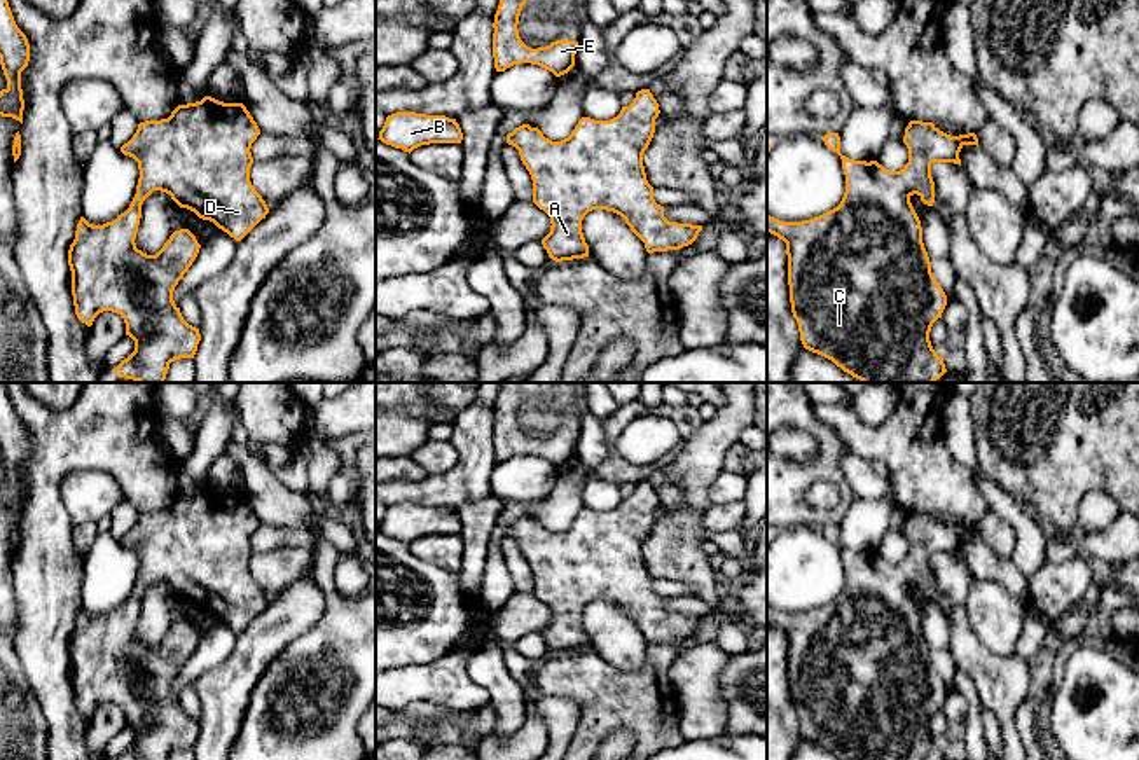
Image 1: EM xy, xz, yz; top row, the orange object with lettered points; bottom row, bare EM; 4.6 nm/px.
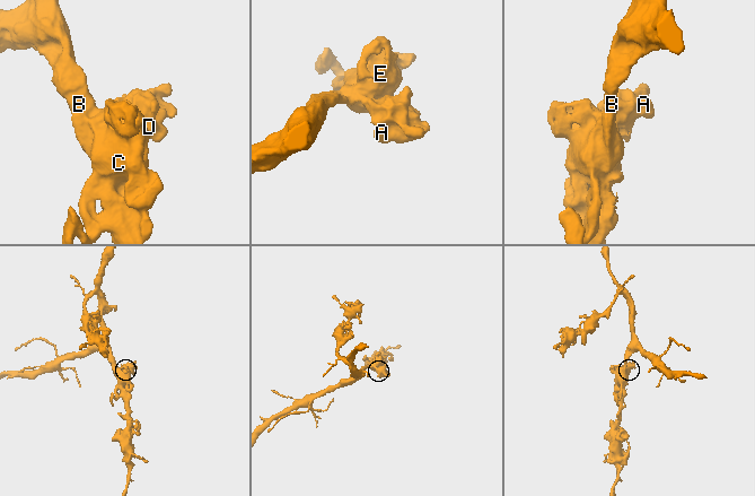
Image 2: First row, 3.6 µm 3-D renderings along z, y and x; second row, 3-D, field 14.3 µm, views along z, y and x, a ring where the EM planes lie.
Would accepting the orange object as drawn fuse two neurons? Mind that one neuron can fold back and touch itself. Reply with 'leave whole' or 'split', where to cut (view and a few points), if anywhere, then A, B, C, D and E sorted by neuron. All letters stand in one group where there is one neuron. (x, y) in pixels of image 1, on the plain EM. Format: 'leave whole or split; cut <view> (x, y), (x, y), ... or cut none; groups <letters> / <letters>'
leave whole; cut none; groups A B C D E

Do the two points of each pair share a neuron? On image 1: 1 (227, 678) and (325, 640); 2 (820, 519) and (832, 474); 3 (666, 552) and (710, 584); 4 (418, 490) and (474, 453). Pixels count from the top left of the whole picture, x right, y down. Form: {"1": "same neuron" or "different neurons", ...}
{"1": "different neurons", "2": "same neuron", "3": "same neuron", "4": "same neuron"}

